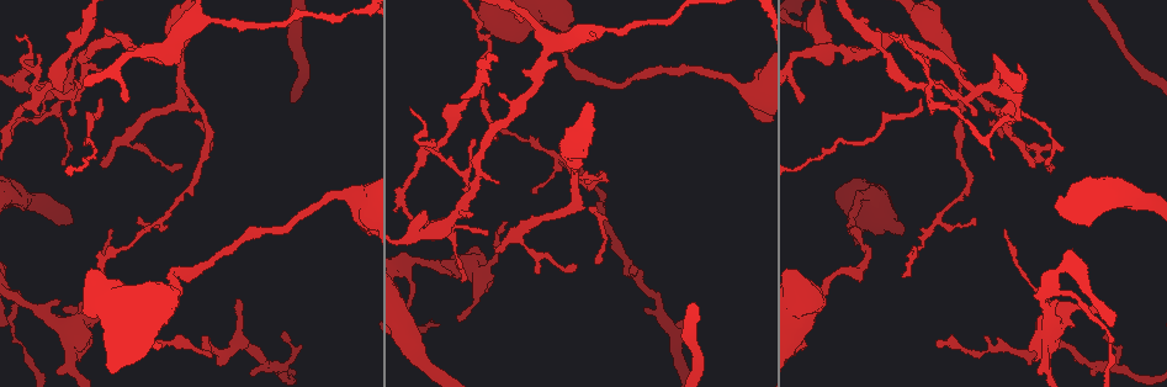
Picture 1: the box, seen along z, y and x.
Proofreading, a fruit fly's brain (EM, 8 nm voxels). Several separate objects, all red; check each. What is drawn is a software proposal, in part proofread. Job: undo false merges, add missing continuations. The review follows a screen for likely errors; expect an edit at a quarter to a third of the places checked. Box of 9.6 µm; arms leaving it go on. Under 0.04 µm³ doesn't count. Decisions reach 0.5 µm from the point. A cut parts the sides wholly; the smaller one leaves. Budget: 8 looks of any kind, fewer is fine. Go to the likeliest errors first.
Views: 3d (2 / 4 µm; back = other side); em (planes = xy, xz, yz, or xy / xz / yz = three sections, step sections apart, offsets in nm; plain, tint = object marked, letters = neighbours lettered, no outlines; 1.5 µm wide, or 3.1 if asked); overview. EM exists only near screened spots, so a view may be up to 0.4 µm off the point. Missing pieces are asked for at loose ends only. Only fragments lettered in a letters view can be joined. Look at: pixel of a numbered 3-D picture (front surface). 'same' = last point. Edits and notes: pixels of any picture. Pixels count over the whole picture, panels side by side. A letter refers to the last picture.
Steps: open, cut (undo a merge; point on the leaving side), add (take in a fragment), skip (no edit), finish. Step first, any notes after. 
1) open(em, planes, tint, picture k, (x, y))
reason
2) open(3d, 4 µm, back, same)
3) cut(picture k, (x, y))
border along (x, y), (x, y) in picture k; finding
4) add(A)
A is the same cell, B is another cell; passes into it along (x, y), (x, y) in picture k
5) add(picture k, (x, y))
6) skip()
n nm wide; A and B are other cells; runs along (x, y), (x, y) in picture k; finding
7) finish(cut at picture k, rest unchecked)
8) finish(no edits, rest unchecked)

open(em, planes, plain, picture 1, (632, 266))
thin end

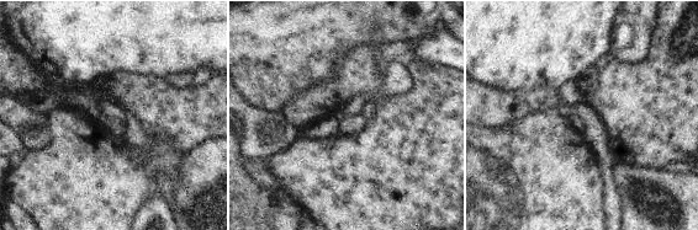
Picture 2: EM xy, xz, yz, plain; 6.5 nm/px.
open(em, planes, letters, same)

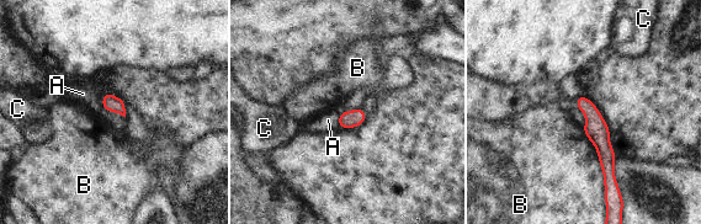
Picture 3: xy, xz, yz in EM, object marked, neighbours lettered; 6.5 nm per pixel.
skip()
B touches over 460 nm; A, B and C are other cells; border along (339, 115), (339, 123), (336, 126) in picture 3; none of them fits

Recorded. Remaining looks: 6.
open(em, yz, step 8, tint, picture 1, (938, 343))
thin end

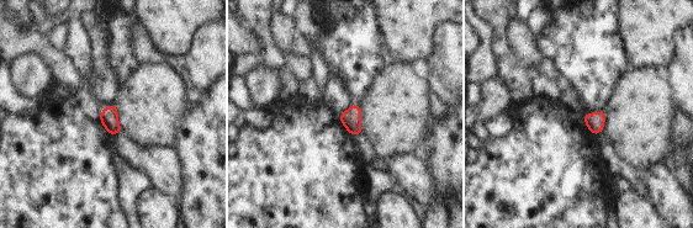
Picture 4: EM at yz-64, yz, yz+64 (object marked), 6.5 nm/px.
open(em, xy, step 4, letters, same)

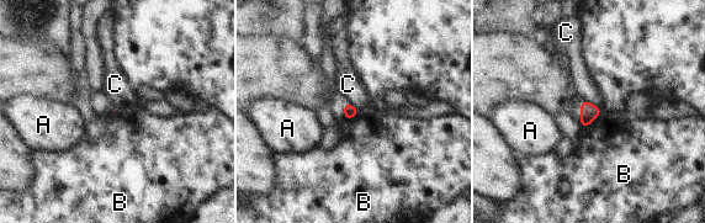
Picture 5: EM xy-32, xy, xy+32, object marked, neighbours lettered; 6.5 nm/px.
skip()
A, B and C are other cells; border along (584, 99), (600, 109) in picture 5; none of them fits

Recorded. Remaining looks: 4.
open(em, planes, letters, picture 1, (122, 99))
tapers out

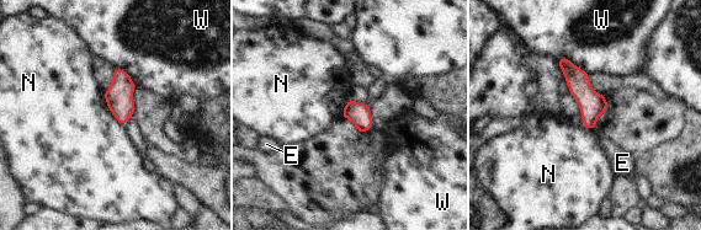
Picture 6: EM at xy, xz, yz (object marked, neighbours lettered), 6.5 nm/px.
skip()
N touches over 280 nm; E, N and W are other cells; border along (102, 92), (109, 110), (123, 127) in picture 6; none of them fits

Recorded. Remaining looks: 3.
finish(no edits, rest unchecked)

